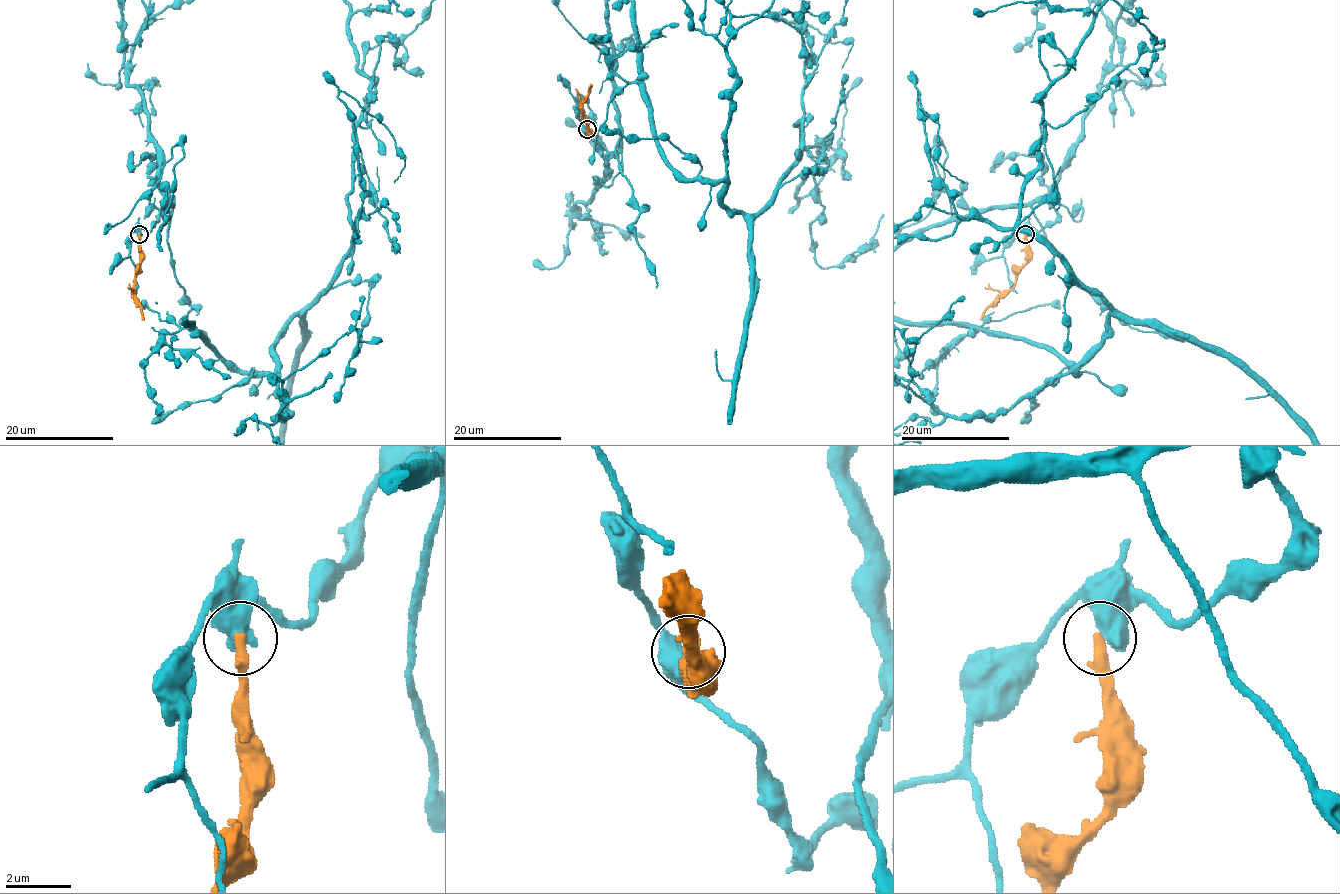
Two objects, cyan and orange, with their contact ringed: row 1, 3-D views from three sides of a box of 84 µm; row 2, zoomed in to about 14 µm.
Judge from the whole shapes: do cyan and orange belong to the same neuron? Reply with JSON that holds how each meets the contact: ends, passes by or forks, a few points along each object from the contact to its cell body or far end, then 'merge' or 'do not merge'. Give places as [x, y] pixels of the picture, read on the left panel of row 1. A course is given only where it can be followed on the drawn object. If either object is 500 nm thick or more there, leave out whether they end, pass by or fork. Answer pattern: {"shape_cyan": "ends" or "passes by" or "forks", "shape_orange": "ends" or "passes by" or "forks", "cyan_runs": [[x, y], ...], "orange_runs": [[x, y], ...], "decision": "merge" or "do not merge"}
{"orange_runs": [[139, 233], [139, 270], [135, 276], [134, 300], [143, 319]], "decision": "do not merge"}

